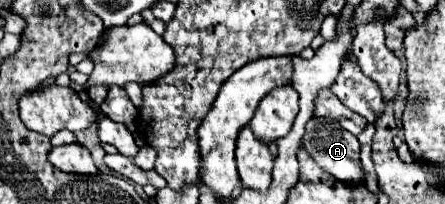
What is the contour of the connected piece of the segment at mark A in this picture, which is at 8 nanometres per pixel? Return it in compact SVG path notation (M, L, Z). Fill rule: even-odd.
M314 116L306 124L306 134L302 138L302 146L306 148L306 152L310 152L312 160L320 168L330 172L330 176L342 180L346 186L356 188L356 186L360 186L364 182L364 168L362 168L362 162L360 162L360 142L358 142L358 138L354 134L344 130L338 124L338 120Z

